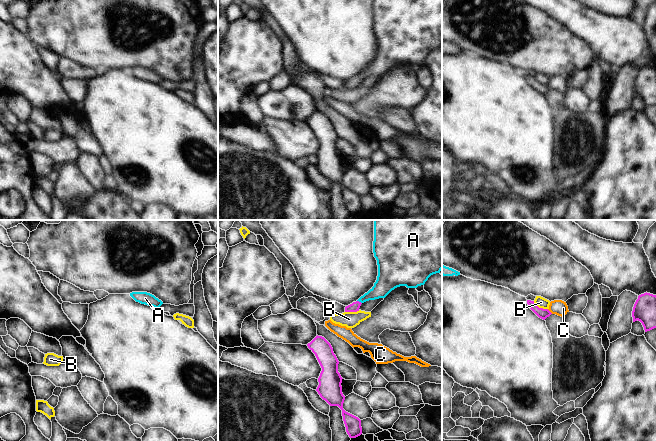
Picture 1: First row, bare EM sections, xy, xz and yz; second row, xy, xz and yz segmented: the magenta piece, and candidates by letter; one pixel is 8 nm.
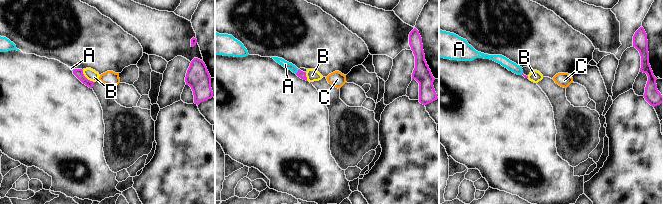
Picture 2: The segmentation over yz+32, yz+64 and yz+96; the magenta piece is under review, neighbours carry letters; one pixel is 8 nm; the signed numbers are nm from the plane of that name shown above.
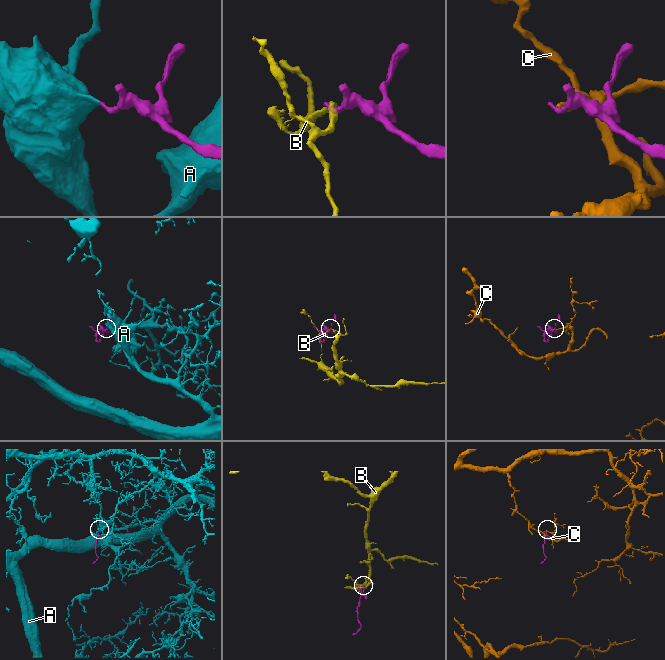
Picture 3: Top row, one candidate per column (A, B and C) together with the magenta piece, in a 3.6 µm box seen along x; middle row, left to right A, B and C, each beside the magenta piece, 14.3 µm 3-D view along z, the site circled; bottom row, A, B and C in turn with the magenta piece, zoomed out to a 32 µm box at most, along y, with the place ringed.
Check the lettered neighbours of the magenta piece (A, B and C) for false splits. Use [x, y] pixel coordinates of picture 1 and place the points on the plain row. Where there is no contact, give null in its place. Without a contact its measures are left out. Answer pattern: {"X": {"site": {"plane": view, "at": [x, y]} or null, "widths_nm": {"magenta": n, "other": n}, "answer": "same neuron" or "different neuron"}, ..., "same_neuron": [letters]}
{"A": {"site": {"plane": "xz", "at": [358, 77]}, "widths_nm": {"magenta": 80, "other": 150}, "answer": "same neuron"}, "B": {"site": {"plane": "yz", "at": [540, 84]}, "widths_nm": {"magenta": 80, "other": 90}, "answer": "different neuron"}, "C": {"site": {"plane": "yz", "at": [549, 87]}, "widths_nm": {"magenta": 80, "other": 120}, "answer": "different neuron"}, "same_neuron": ["A"]}

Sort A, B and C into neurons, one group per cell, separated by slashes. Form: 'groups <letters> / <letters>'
groups A / B / C

